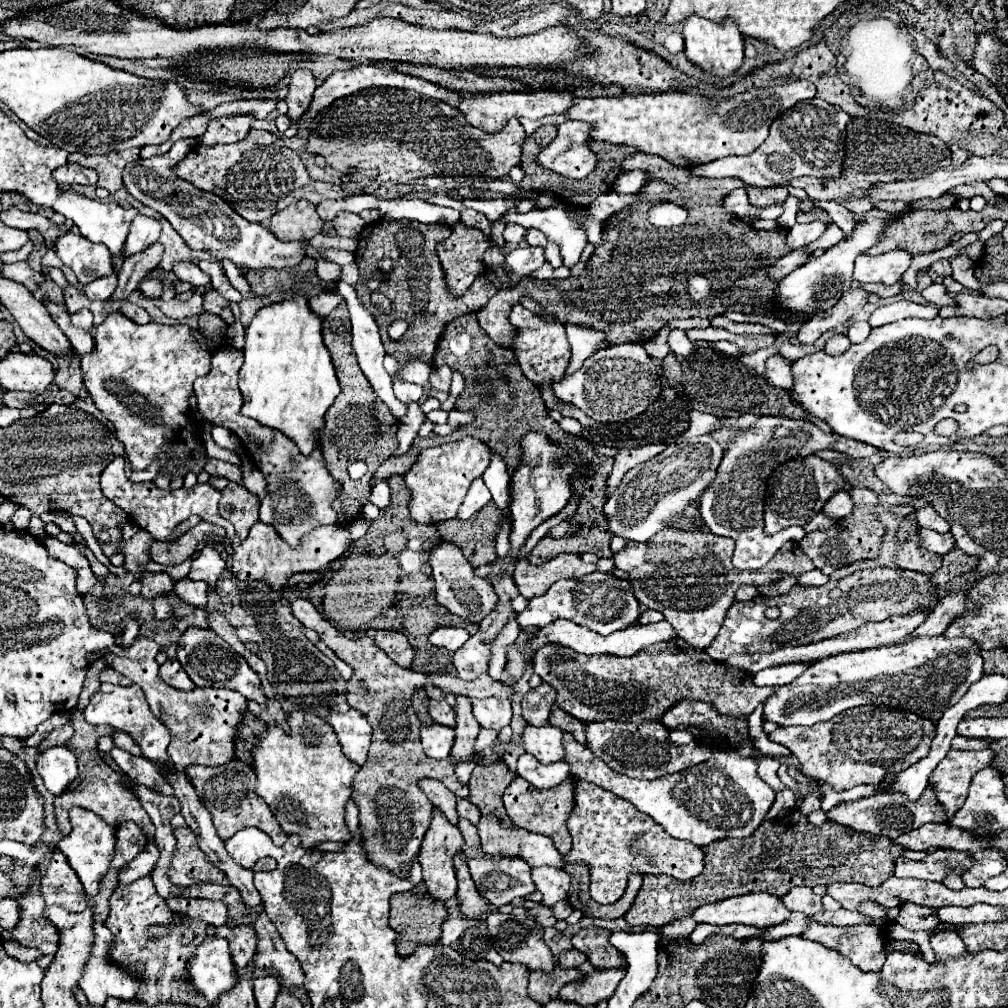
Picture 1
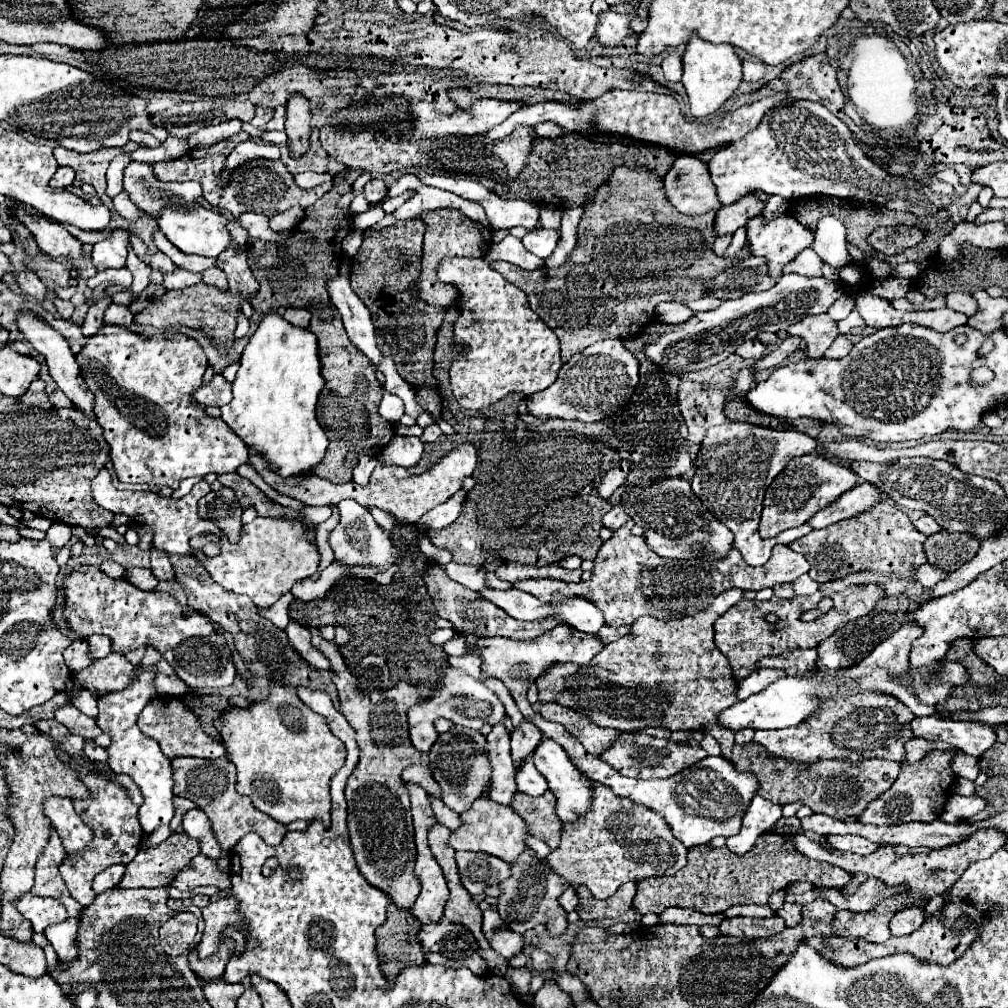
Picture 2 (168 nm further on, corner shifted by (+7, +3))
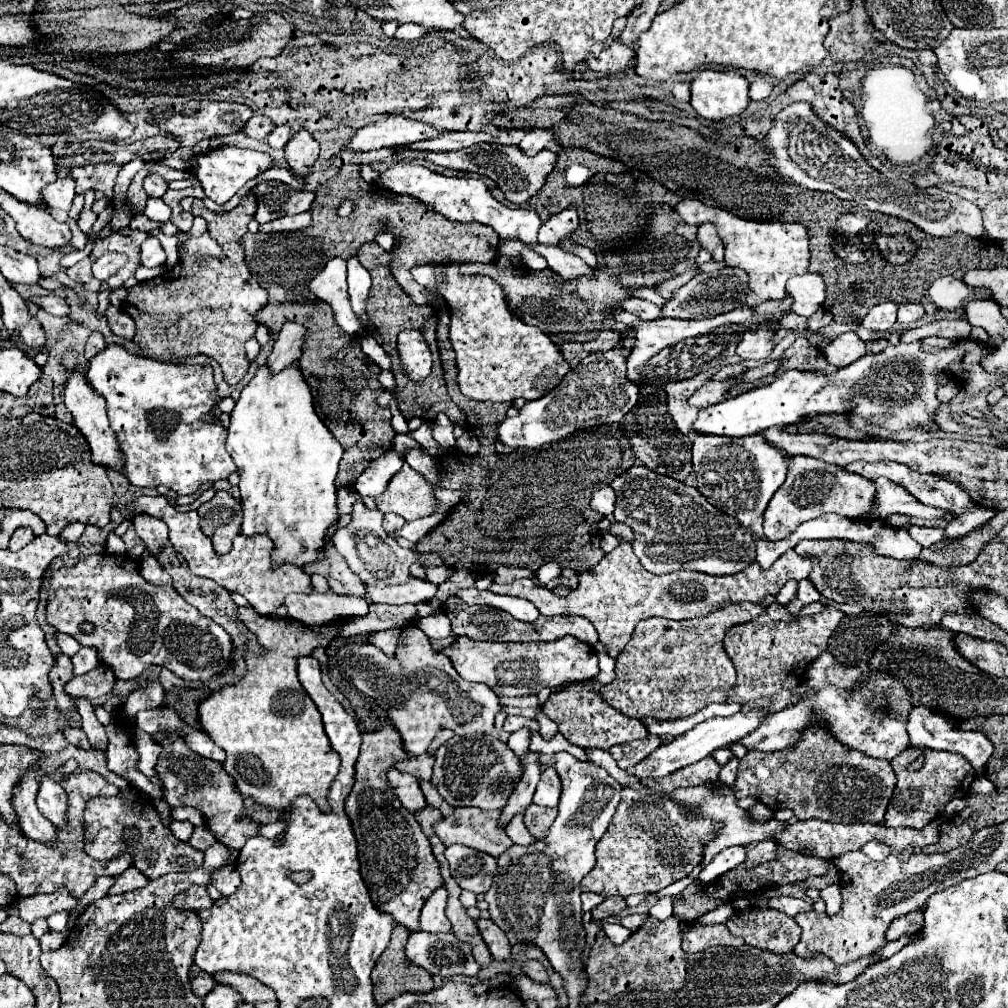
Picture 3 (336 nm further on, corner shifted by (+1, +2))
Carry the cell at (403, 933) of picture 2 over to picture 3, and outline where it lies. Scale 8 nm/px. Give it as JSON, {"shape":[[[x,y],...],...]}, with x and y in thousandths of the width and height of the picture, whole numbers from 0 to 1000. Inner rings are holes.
{"shape":[[[392,919],[386,938],[376,948],[376,954],[368,964],[374,996],[382,996],[400,984],[426,984],[432,978],[428,966],[404,954],[402,937],[406,927],[408,925],[402,919]]]}

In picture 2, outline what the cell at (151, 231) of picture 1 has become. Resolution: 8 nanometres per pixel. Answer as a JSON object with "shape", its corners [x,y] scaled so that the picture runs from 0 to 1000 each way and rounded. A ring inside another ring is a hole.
{"shape":[[[114,227],[114,229],[110,229],[108,237],[98,239],[96,243],[92,243],[90,257],[92,257],[94,267],[104,269],[104,267],[120,267],[120,265],[124,265],[128,235],[130,235],[130,229]]]}

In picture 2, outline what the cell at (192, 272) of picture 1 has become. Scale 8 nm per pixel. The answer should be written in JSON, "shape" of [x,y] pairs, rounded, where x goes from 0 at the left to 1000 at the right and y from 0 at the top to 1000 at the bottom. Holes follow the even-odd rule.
{"shape":[[[156,249],[156,251],[150,253],[148,265],[150,265],[150,267],[156,267],[156,269],[160,269],[160,271],[168,271],[168,269],[174,267],[174,261],[170,261],[170,257],[168,257],[166,253],[162,253],[160,249]]]}

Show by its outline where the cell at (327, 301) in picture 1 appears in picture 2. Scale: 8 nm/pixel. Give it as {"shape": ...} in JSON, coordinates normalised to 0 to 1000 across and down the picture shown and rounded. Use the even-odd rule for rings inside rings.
{"shape":[[[285,307],[283,313],[281,313],[283,318],[287,318],[289,322],[293,324],[307,324],[307,316],[309,316],[309,311],[303,309],[303,307]]]}

